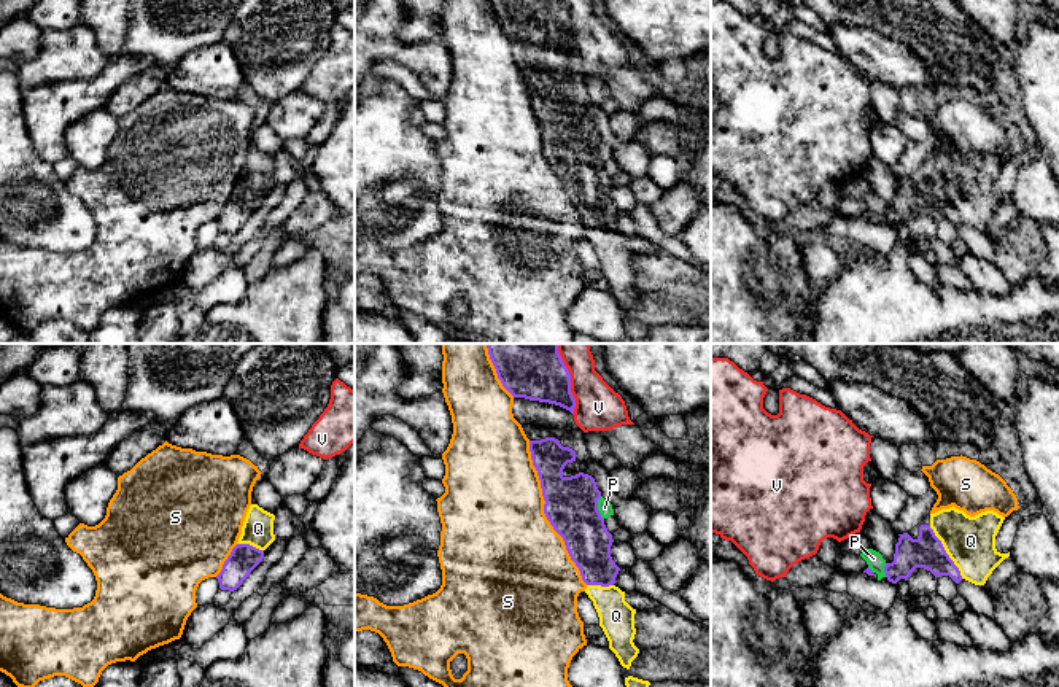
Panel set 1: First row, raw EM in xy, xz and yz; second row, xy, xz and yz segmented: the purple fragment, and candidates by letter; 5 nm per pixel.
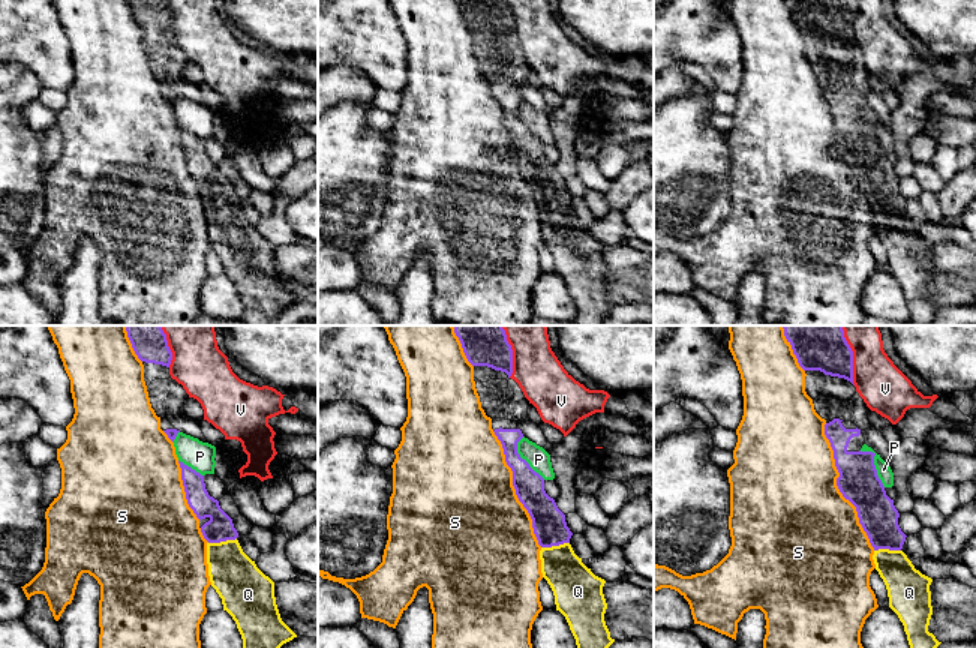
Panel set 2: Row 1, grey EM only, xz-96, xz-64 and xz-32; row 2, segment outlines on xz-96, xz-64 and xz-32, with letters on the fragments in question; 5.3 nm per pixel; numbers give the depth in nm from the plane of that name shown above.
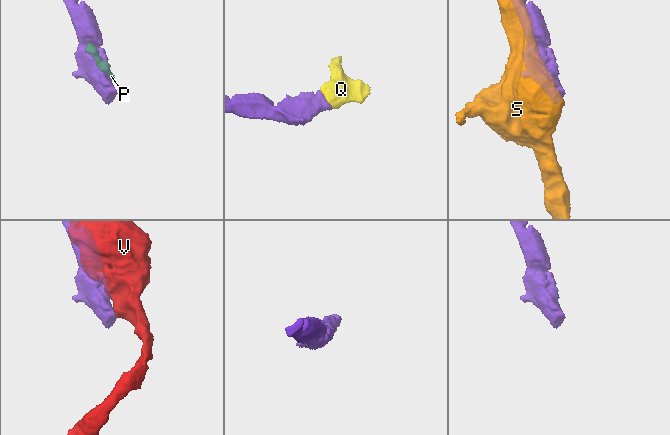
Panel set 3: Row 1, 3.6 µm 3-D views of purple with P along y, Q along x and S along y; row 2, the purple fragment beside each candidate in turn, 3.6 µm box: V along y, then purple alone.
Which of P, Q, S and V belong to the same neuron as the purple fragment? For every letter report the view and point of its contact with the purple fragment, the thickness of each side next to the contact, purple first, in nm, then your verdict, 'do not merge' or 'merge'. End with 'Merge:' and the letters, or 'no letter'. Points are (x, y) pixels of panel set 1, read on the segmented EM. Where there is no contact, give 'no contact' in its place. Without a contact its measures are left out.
P: contact xz (597, 508); calibres 280 and 70 nm; do not merge
Q: contact yz (945, 552); calibres 170 and 260 nm; merge
S: contact xz (544, 512); calibres 280 and 500 nm; do not merge
V: contact xz (570, 379); calibres 320 and 240 nm; do not merge
Merge: Q

